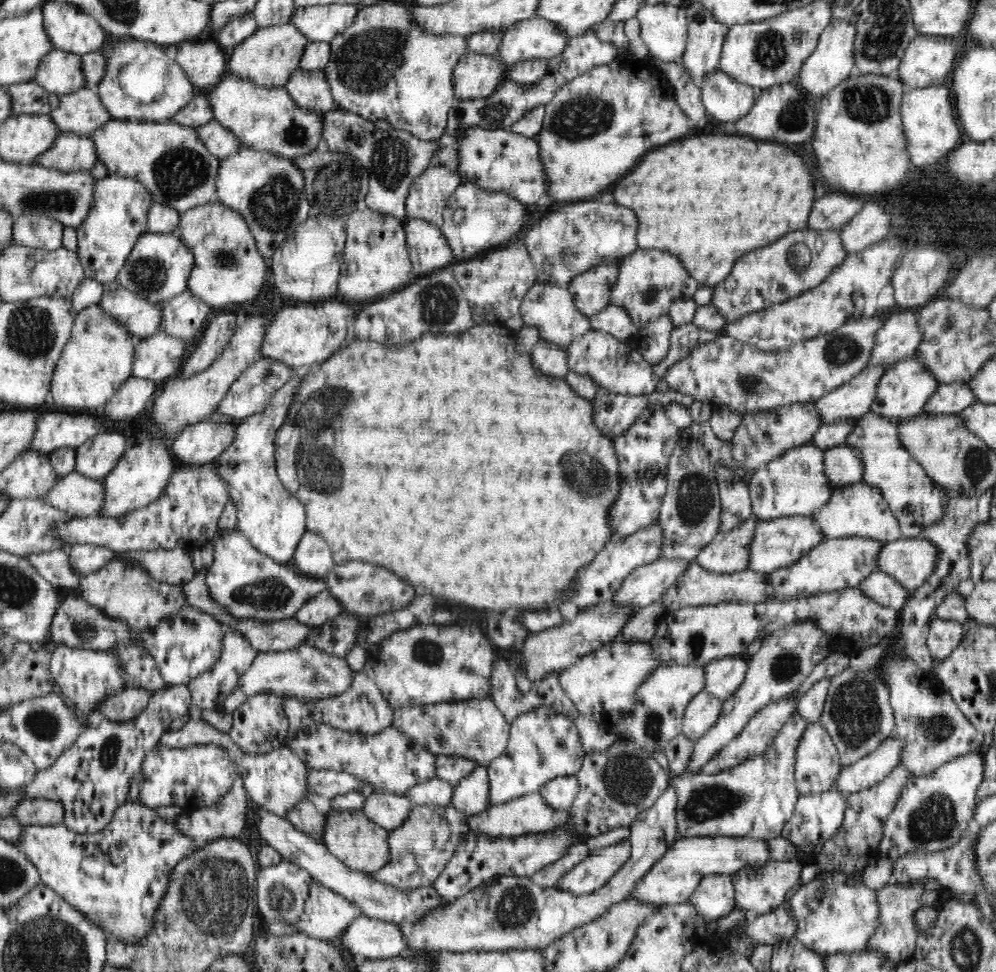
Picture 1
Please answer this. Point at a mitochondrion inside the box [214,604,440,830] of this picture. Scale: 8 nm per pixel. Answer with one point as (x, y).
(315, 677)

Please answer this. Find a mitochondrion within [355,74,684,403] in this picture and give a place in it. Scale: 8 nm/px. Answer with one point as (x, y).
(583, 117)

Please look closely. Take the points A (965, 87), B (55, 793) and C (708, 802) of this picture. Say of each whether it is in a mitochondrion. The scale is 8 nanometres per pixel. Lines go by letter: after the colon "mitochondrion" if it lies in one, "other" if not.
A: other
B: other
C: mitochondrion

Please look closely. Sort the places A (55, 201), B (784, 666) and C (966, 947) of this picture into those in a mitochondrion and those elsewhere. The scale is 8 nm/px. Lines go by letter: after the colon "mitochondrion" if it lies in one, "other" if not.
A: mitochondrion
B: mitochondrion
C: mitochondrion

